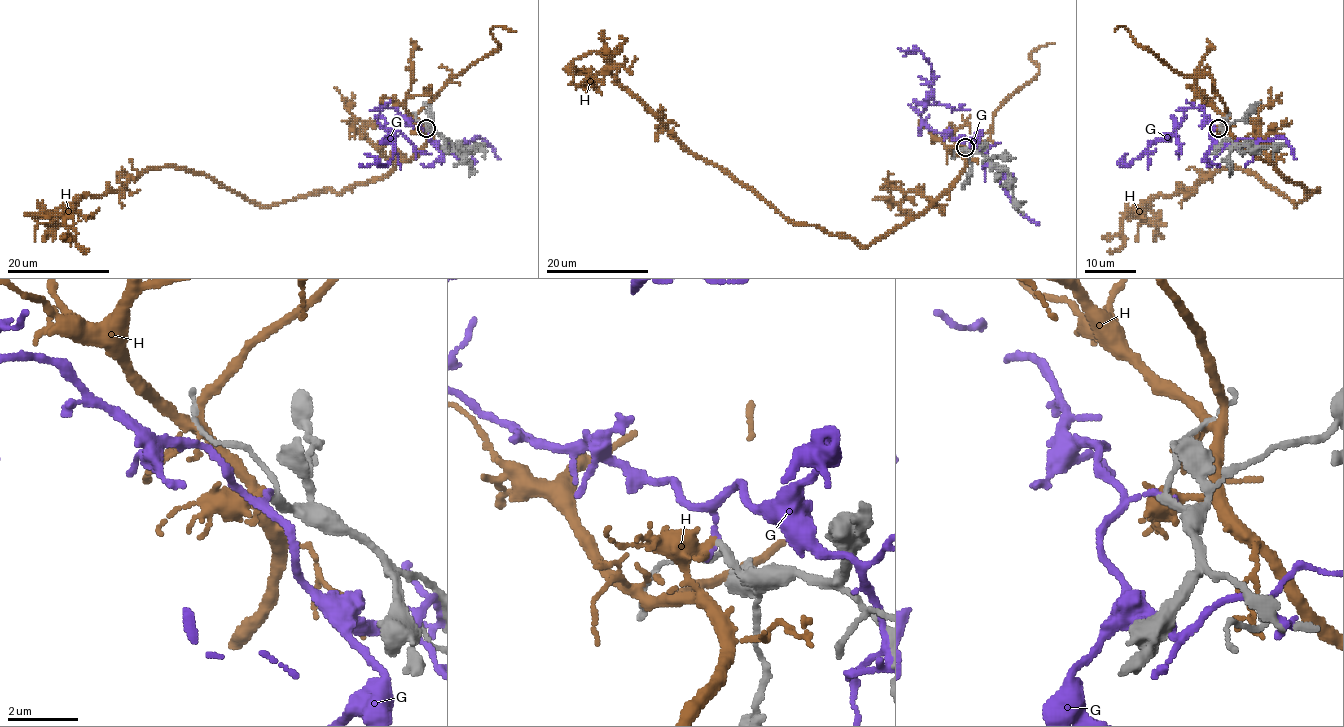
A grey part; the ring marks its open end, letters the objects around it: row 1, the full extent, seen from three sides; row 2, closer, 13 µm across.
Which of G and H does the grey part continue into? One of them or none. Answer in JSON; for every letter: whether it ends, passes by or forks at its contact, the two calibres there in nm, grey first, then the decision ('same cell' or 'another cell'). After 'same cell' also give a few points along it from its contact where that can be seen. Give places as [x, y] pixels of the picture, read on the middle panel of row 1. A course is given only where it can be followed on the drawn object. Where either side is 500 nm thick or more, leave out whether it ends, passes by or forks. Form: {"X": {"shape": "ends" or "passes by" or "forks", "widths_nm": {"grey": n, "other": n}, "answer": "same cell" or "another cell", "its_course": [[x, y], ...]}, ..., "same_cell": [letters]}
{"G": {"shape": "ends", "widths_nm": {"grey": 180, "other": 170}, "answer": "another cell"}, "H": {"shape": "passes by", "widths_nm": {"grey": 180, "other": 320}, "answer": "another cell"}, "same_cell": []}

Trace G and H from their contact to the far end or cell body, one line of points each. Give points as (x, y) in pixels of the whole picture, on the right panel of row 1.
G: (1219, 127), (1214, 129), (1199, 108), (1185, 109), (1180, 125), (1164, 140), (1155, 141), (1129, 164), (1119, 164)
H: (1219, 129), (1289, 181), (1316, 189), (1295, 205), (1257, 175), (1225, 166), (1123, 214), (1151, 222), (1153, 241)

